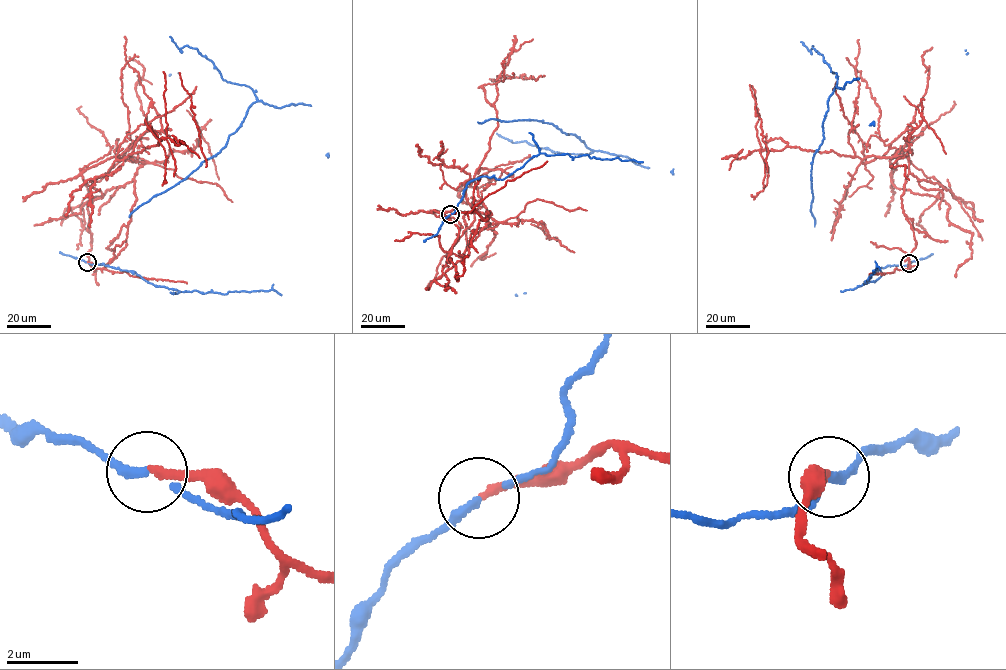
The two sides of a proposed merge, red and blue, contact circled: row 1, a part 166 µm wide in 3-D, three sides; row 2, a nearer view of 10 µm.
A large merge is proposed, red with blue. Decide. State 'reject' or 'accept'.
reject

